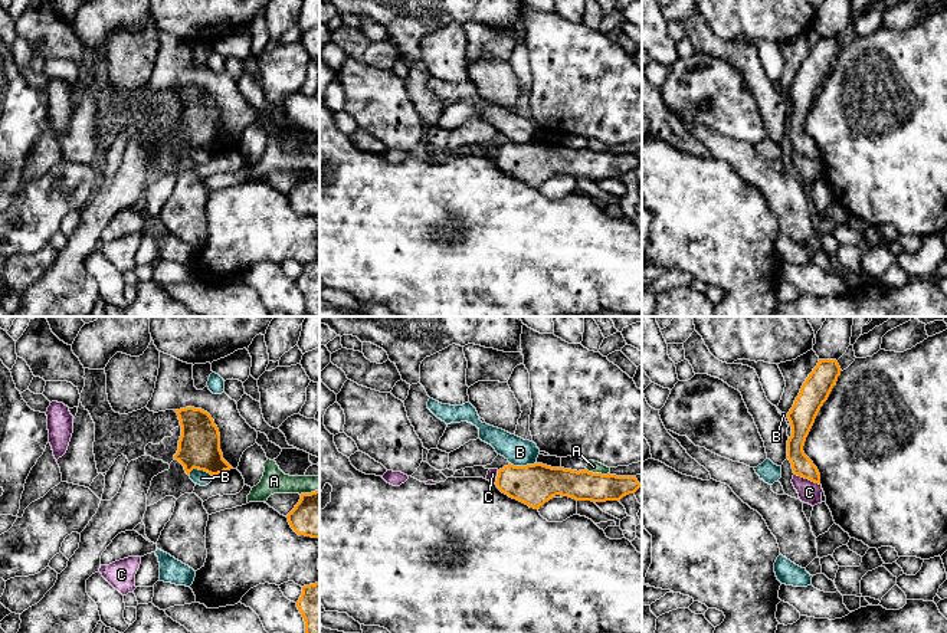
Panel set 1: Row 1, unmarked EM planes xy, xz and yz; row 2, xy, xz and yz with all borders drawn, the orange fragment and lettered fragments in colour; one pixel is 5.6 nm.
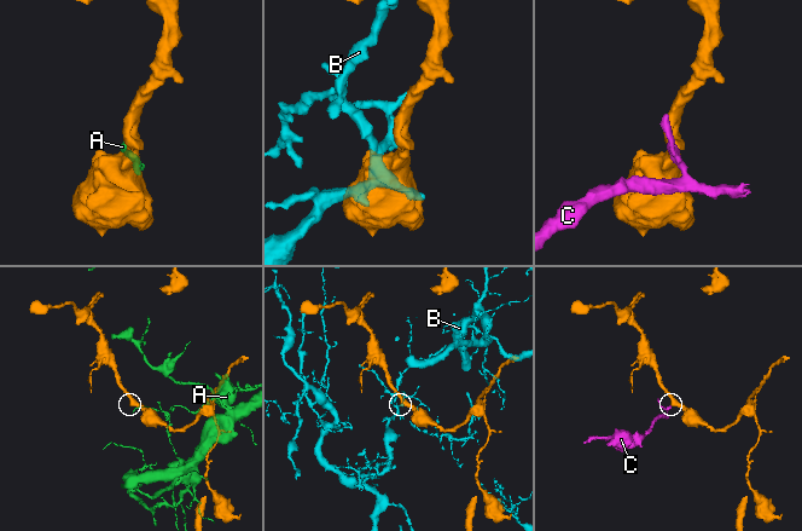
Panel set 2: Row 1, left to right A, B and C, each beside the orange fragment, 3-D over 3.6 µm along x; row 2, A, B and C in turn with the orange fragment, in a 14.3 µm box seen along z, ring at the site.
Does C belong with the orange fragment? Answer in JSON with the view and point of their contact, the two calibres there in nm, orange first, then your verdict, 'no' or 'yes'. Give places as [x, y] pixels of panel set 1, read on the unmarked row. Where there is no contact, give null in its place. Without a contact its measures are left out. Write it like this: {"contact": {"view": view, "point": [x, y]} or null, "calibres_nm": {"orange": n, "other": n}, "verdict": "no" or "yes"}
{"contact": {"view": "yz", "point": [808, 156]}, "calibres_nm": {"orange": 110, "other": 130}, "verdict": "no"}

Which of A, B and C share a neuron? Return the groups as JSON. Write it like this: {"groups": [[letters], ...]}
{"groups": [["A"], ["B"], ["C"]]}

